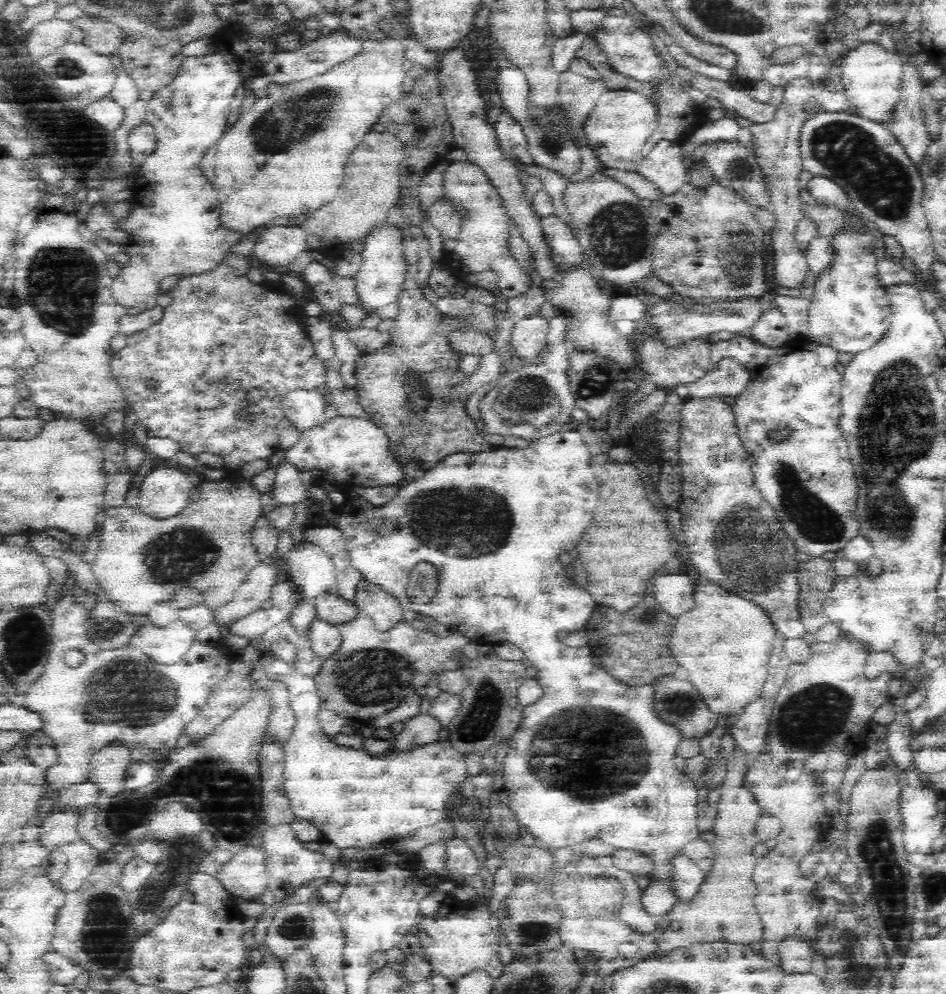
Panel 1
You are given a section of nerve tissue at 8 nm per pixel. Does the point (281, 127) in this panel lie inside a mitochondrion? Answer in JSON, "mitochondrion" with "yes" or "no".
{"mitochondrion":"yes"}

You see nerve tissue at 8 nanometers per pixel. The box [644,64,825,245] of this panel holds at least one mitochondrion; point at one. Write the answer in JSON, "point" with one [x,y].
{"point":[740,169]}

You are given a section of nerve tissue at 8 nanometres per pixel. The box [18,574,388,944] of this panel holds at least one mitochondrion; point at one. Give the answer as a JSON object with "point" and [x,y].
{"point":[226,794]}

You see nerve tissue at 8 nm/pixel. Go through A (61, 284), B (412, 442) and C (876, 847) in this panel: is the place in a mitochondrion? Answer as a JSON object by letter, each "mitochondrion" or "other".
{"A":"mitochondrion","B":"mitochondrion","C":"mitochondrion"}

